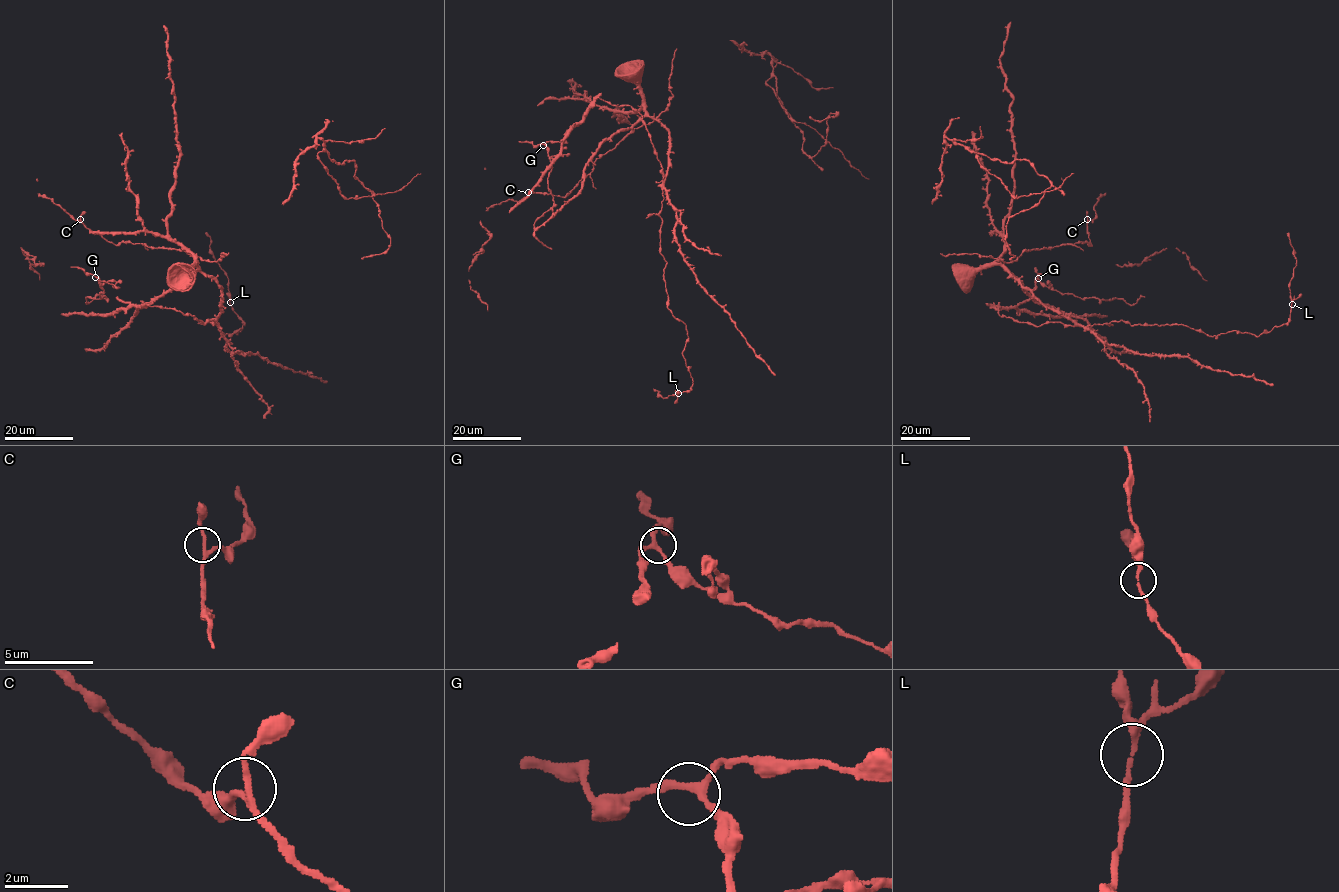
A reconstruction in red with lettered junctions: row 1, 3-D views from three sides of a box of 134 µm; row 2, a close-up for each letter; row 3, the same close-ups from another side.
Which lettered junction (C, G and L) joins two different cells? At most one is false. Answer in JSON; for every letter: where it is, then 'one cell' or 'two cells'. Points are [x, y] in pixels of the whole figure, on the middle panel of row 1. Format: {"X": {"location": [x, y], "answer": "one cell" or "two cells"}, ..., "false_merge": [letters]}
{"C": {"location": [528, 192], "answer": "one cell"}, "G": {"location": [543, 145], "answer": "one cell"}, "L": {"location": [678, 393], "answer": "one cell"}, "false_merge": []}

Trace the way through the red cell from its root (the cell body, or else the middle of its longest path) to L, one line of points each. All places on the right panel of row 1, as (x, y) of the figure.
L: (1022, 284), (1084, 326), (1183, 324), (1210, 336), (1269, 332), (1288, 321), (1291, 303)

